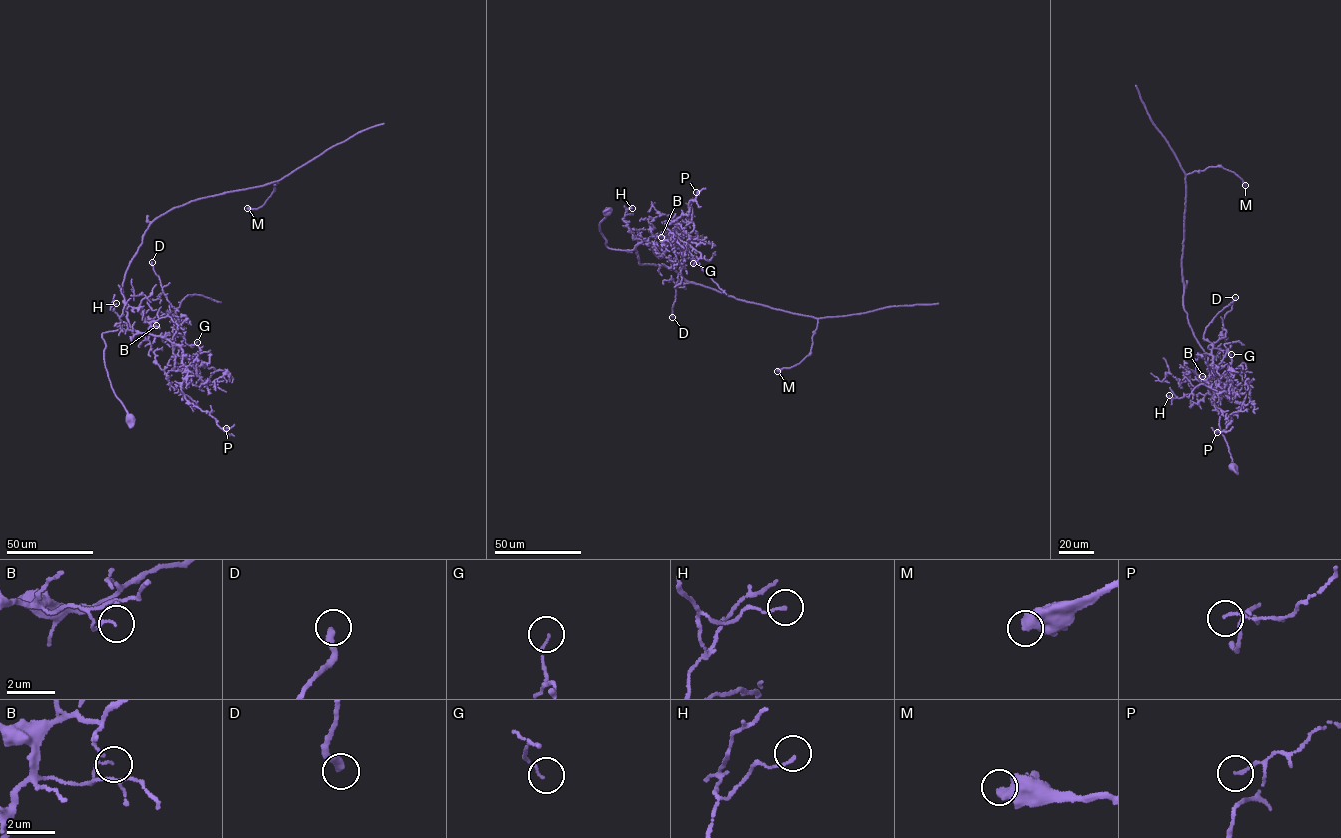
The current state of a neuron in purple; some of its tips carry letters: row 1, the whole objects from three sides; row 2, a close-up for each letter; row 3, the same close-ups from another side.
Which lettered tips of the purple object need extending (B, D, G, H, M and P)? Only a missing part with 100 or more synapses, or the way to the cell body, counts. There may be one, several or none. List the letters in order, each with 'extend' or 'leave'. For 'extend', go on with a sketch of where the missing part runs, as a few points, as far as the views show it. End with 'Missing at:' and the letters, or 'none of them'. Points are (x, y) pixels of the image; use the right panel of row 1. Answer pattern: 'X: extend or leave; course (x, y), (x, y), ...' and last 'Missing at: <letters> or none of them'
B: leave
D: leave
G: leave
H: leave
M: leave
P: leave
Missing at: none of them

